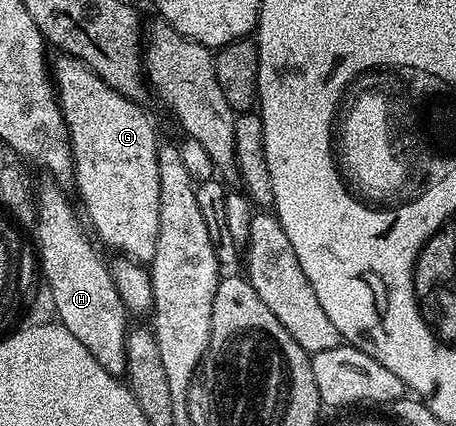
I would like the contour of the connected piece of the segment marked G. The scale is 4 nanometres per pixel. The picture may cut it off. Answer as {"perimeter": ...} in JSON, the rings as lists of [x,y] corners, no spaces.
{"perimeter":[[[58,55],[51,64],[51,79],[55,85],[57,93],[57,105],[61,107],[61,113],[65,119],[65,125],[69,131],[69,148],[73,151],[73,171],[71,180],[77,183],[77,192],[81,195],[81,204],[85,207],[85,212],[89,215],[87,224],[90,229],[97,231],[96,239],[106,244],[109,248],[121,252],[122,257],[128,258],[142,266],[148,265],[155,258],[155,246],[159,242],[159,139],[157,140],[157,132],[153,129],[153,124],[149,121],[147,113],[141,109],[142,105],[136,100],[128,100],[123,94],[116,92],[111,86],[107,86],[107,82],[103,82],[103,78],[99,78],[99,74],[95,74],[85,65],[79,58]]]}

